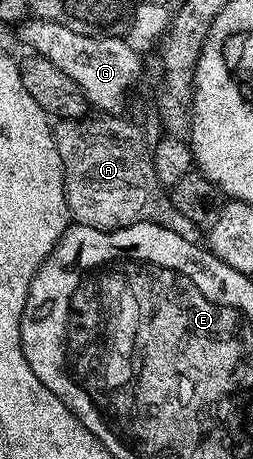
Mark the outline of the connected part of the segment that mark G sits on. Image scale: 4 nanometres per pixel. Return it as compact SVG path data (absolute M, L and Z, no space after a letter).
M33 17L23 21L18 28L21 40L30 48L35 55L44 56L54 66L58 66L64 74L74 79L78 86L82 87L83 93L89 105L104 114L116 114L124 104L124 95L132 88L132 83L140 76L141 53L134 51L128 45L127 39L119 36L92 36L78 34L77 31L69 30L61 23L50 22L40 17Z

